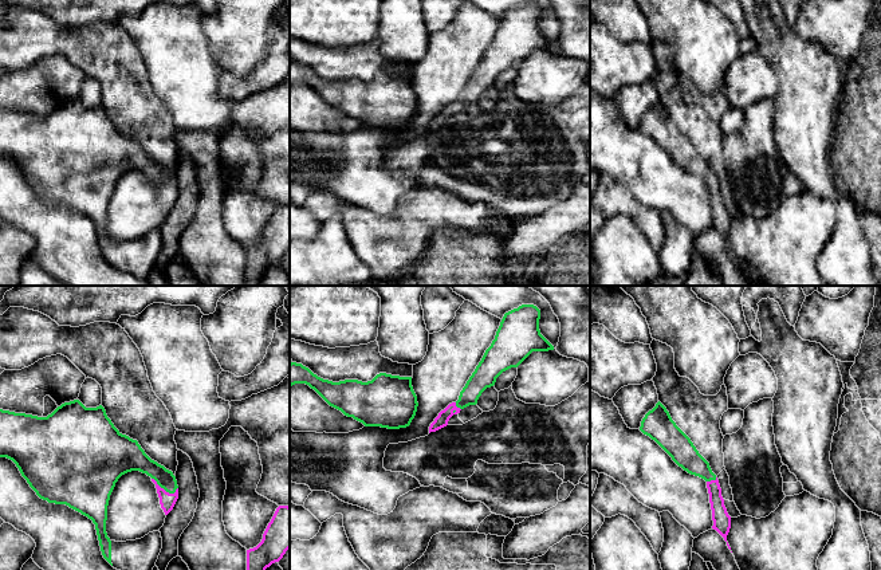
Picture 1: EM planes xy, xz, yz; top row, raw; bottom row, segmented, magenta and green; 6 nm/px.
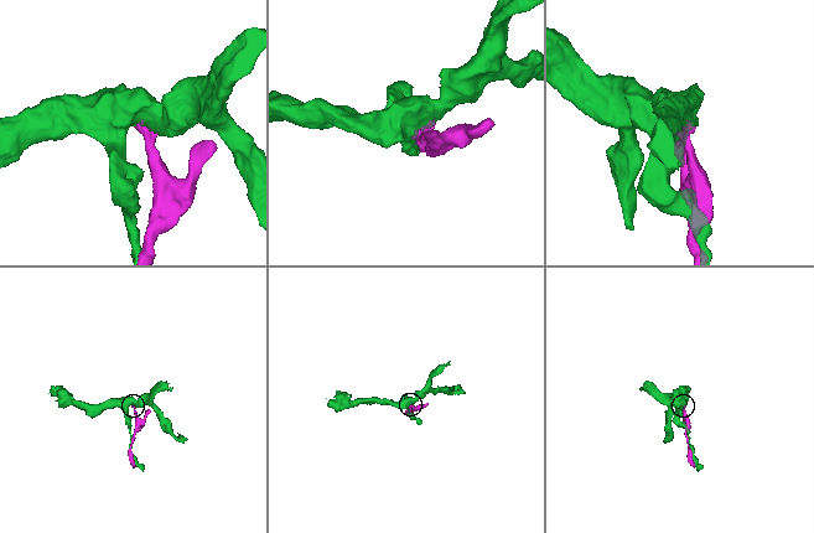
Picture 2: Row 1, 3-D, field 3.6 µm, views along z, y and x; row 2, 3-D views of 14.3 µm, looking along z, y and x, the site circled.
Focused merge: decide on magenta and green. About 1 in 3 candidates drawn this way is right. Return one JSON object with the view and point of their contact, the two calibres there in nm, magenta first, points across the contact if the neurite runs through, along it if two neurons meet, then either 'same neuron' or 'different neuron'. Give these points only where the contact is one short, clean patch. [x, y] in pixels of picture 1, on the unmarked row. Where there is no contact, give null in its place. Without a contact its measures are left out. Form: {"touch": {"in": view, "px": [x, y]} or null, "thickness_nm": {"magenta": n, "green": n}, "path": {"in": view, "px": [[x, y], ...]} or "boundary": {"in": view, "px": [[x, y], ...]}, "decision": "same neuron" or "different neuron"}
{"touch": {"in": "xy", "px": [164, 189]}, "thickness_nm": {"magenta": 90, "green": 140}, "decision": "different neuron"}

